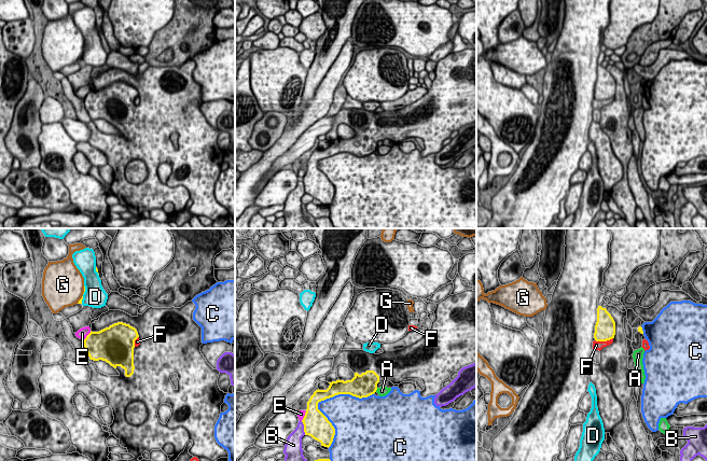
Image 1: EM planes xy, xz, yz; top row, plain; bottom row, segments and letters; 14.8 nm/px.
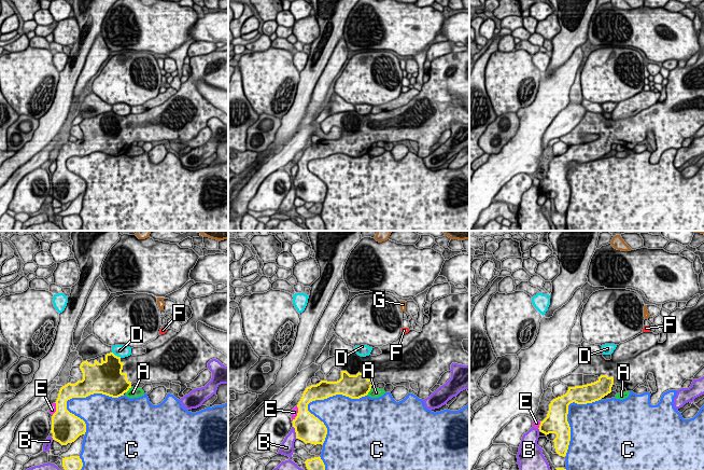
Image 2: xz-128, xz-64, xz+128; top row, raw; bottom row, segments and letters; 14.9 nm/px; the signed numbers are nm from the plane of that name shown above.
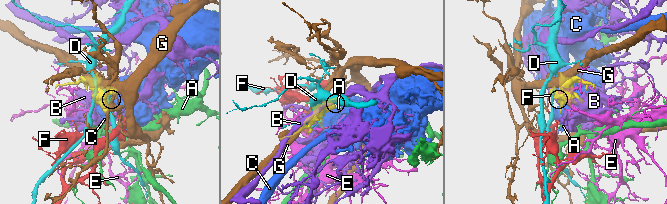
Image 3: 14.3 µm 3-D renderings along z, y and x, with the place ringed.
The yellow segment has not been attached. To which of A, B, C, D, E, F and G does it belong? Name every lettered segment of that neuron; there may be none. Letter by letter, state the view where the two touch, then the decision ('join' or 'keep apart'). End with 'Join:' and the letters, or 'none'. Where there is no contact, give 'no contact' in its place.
A: xz | keep apart
B: xz | keep apart
C: xz | keep apart
D: xy | keep apart
E: xy | keep apart
F: yz | keep apart
G: xy | keep apart
Join: none

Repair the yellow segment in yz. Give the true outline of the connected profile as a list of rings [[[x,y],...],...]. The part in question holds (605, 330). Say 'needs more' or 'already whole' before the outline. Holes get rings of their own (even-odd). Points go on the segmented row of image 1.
needs more | [[[598,306],[597,308],[597,322],[595,325],[594,338],[596,341],[607,341],[612,339],[613,343],[600,350],[600,363],[592,363],[590,368],[590,382],[595,386],[597,395],[597,407],[599,416],[604,423],[605,433],[609,433],[618,448],[622,451],[625,457],[625,461],[637,461],[636,449],[637,445],[633,437],[633,434],[628,427],[627,410],[629,402],[634,395],[632,372],[628,368],[628,349],[627,349],[627,338],[624,330],[624,318],[627,317],[627,311],[622,312],[614,306],[608,306],[602,308]]]

